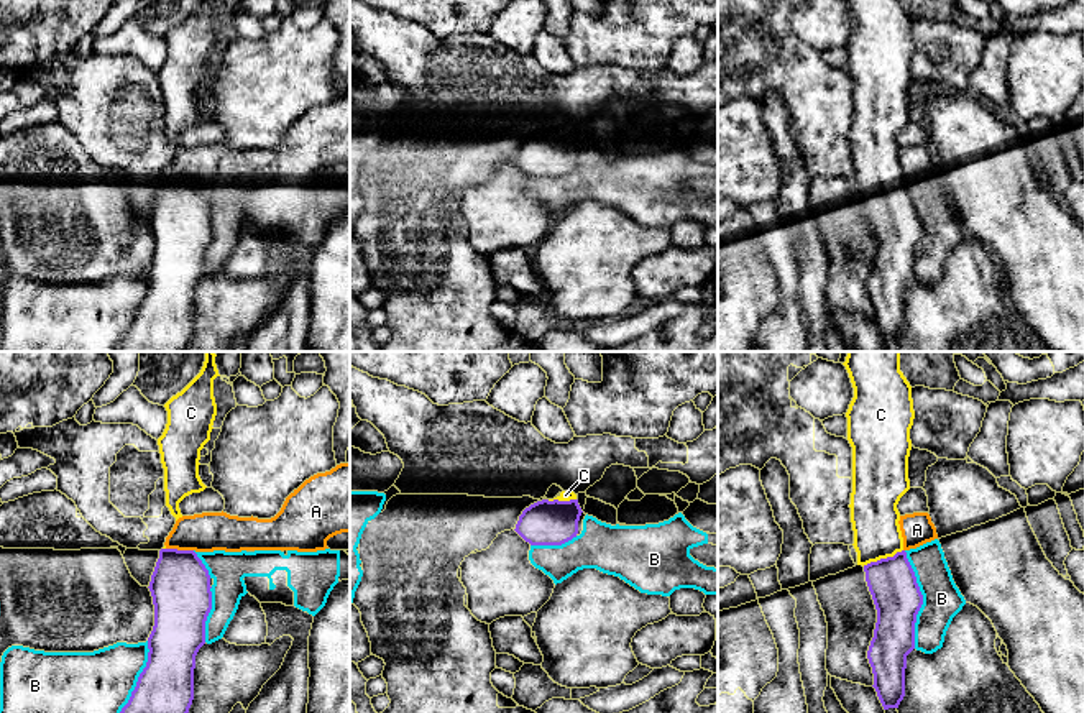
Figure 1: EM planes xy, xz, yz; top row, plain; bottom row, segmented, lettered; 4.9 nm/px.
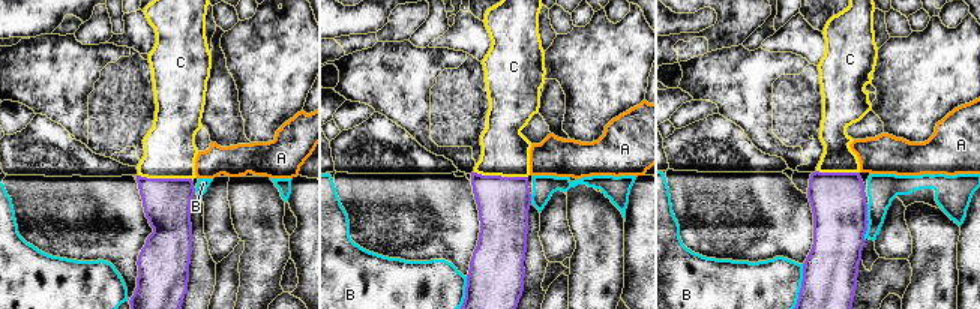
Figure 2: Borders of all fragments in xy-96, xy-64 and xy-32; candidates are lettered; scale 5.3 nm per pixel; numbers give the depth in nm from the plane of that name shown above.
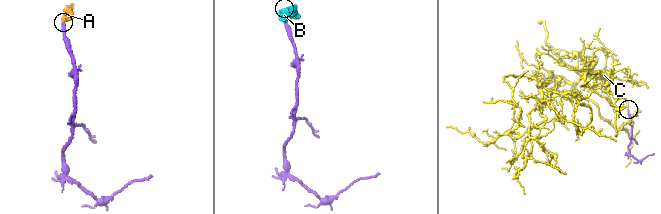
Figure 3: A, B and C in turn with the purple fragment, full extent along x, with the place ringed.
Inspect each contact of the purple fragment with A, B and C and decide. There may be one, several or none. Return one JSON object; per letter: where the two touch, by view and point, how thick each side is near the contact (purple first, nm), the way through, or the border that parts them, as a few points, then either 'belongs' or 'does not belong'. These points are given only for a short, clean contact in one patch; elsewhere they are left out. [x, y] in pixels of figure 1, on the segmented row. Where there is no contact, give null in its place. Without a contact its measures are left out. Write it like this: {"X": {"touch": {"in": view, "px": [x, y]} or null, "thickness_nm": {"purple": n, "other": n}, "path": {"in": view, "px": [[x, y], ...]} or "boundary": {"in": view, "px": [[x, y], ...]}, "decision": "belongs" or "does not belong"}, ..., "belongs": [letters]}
{"A": {"touch": {"in": "xy", "px": [179, 551]}, "thickness_nm": {"purple": 300, "other": 190}, "boundary": {"in": "xy", "px": [[166, 547], [192, 551]]}, "decision": "does not belong"}, "B": {"touch": {"in": "yz", "px": [922, 600]}, "thickness_nm": {"purple": 240, "other": 190}, "decision": "does not belong"}, "C": {"touch": {"in": "yz", "px": [882, 559]}, "thickness_nm": {"purple": 240, "other": 240}, "path": {"in": "yz", "px": [[892, 584], [882, 559], [874, 515]]}, "decision": "belongs"}, "belongs": ["C"]}

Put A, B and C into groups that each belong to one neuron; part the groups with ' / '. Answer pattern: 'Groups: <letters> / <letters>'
Groups: A B / C

